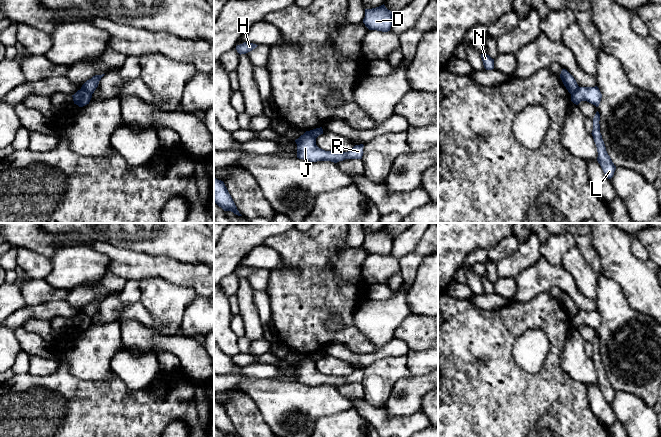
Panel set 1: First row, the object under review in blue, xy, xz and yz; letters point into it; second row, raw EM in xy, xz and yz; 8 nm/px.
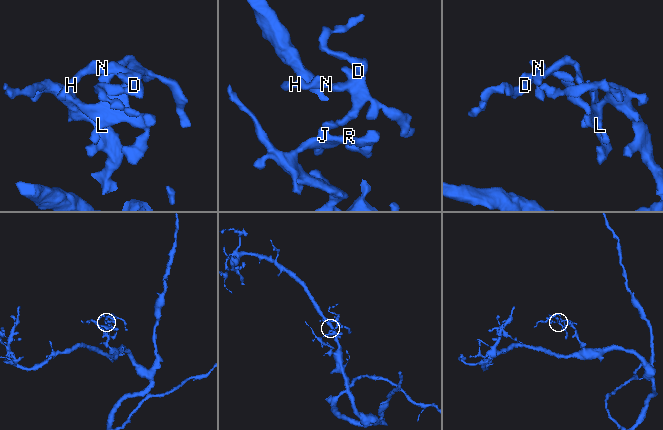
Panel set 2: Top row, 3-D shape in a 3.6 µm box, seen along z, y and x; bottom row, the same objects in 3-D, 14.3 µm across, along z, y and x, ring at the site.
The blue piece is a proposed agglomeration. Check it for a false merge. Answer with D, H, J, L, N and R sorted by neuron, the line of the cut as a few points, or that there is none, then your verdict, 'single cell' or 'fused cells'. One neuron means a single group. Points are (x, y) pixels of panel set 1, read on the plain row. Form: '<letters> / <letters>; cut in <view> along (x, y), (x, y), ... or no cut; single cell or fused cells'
D H N / J L R; cut in xy along (82, 310), (91, 319); fused cells

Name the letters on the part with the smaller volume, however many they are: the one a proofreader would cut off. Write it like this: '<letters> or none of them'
D, H, N

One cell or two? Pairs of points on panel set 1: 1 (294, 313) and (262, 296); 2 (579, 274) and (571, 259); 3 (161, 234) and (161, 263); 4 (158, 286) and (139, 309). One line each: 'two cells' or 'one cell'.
1: two cells
2: one cell
3: two cells
4: two cells

